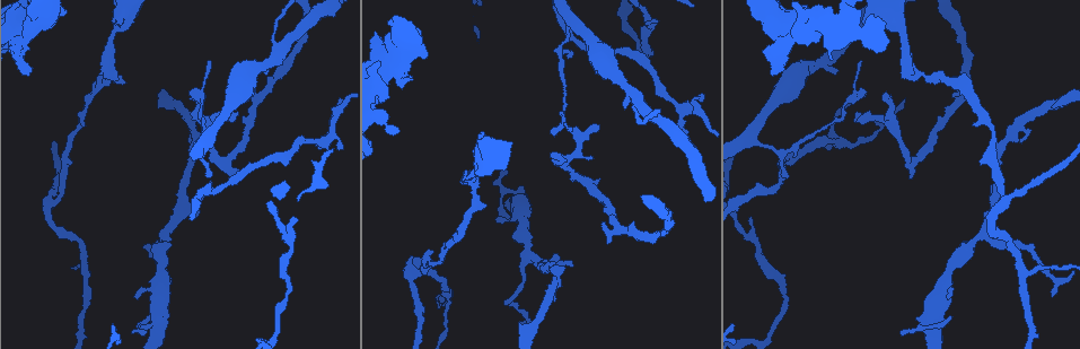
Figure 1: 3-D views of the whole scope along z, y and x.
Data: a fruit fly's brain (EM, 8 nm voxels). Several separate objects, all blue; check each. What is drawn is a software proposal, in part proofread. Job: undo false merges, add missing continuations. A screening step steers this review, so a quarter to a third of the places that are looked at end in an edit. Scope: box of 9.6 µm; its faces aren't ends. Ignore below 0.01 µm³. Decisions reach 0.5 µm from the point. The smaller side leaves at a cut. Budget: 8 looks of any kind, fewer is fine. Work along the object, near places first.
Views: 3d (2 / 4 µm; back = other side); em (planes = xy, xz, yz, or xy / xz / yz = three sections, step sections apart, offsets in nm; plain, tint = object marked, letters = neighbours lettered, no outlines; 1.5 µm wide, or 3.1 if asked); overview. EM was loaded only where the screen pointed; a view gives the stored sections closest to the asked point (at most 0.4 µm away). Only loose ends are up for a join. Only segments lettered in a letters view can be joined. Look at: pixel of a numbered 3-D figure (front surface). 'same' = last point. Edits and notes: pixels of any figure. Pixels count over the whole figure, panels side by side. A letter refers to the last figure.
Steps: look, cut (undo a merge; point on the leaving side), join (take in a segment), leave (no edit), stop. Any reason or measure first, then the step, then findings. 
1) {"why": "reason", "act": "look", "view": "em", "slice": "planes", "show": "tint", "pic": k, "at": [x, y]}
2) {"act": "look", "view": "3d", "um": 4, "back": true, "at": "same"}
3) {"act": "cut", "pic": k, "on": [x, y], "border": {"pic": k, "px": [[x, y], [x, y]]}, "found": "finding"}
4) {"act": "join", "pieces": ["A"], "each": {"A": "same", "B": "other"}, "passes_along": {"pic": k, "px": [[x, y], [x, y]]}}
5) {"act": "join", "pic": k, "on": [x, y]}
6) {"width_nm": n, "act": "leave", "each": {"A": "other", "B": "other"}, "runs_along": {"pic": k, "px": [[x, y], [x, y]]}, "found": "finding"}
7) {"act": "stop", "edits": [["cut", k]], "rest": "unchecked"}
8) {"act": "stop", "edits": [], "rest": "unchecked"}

{"why": "thin end", "act": "look", "view": "em", "slice": "xz", "step": 8, "show": "letters", "pic": 1, "at": [592, 158]}

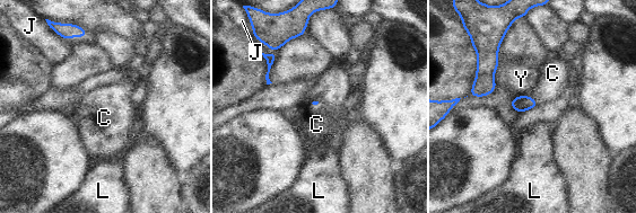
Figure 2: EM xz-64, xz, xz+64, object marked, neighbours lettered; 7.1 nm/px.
{"act": "look", "view": "em", "slice": "yz", "step": 8, "show": "letters", "at": "same"}

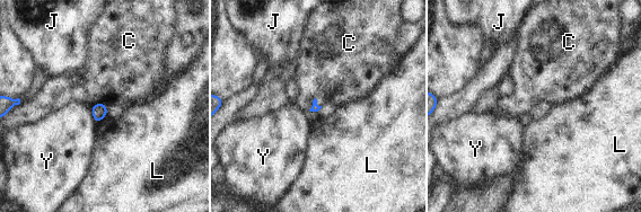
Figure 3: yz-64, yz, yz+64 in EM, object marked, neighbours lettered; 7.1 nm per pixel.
{"longest_contact_nm": ["Y", 130], "act": "leave", "each": {"C": "other", "J": "other", "L": "other", "Y": "other"}, "border": {"pic": 3, "px": [[315, 97], [308, 109]]}, "found": "no lettered segment goes on from it"}

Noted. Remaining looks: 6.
{"why": "free end", "act": "look", "view": "em", "slice": "xz", "step": 4, "show": "letters", "pic": 1, "at": [556, 255]}

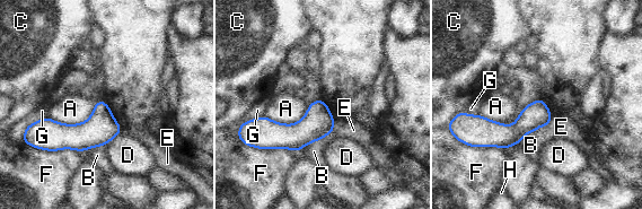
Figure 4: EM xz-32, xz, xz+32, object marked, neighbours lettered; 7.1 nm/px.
{"why": "cut it another way", "act": "look", "view": "em", "slice": "planes", "show": "letters", "at": "same"}

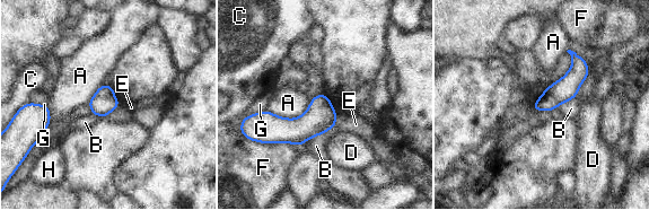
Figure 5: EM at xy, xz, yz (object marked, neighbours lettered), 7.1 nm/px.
{"width_nm": 160, "act": "leave", "each": {"A": "other", "B": "other", "C": "other", "D": "other", "E": "other", "F": "other", "G": "other", "H": "other"}, "runs_along": {"pic": 5, "px": [[576, 57], [576, 73], [537, 107]]}, "found": "none of them fits"}

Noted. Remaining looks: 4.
{"why": "three arms meet", "act": "look", "view": "3d", "um": 4, "pic": 1, "at": [1022, 269]}

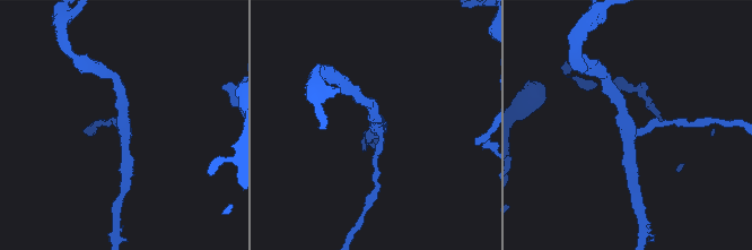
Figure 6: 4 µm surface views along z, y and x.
{"arms": 3, "act": "look", "view": "em", "slice": "xy", "step": 4, "show": "tint", "pic": 6, "at": [628, 127]}

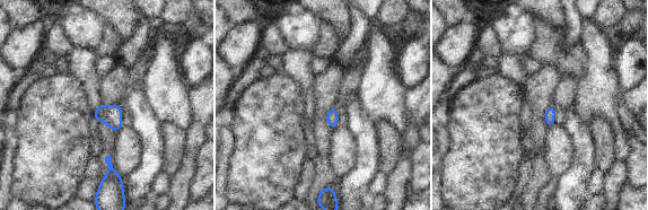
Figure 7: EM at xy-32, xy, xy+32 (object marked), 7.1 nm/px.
{"why": "another direction", "act": "look", "view": "em", "slice": "yz", "step": 8, "show": "letters", "at": "same"}

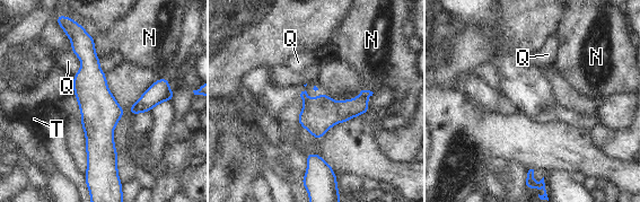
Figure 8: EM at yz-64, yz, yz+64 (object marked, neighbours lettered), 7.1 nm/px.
{"act": "leave", "each": {"N": "other", "Q": "other", "T": "other"}, "runs_along": {"pic": 8, "px": [[82, 35], [97, 105], [94, 168]]}, "found": "one cell here"}

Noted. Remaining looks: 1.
{"act": "stop", "edits": [], "rest": "unchecked"}

